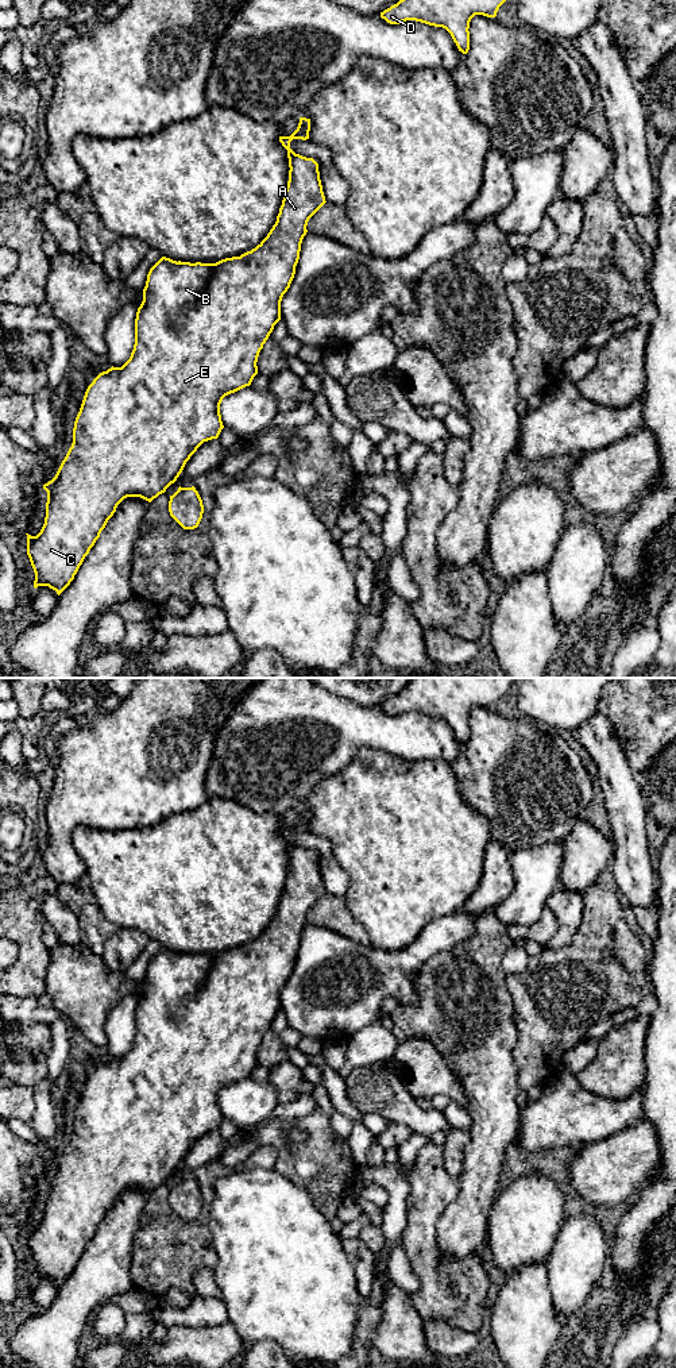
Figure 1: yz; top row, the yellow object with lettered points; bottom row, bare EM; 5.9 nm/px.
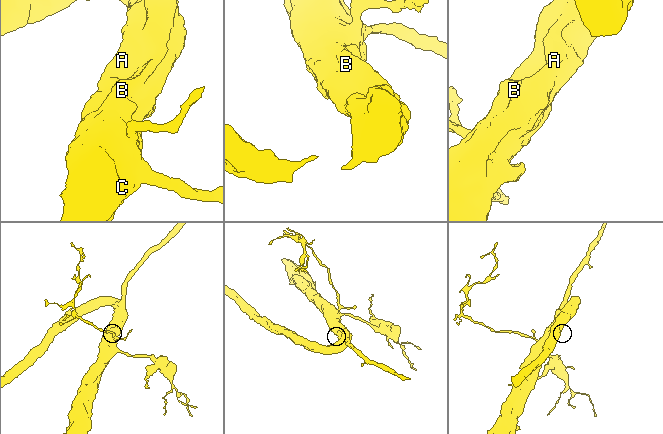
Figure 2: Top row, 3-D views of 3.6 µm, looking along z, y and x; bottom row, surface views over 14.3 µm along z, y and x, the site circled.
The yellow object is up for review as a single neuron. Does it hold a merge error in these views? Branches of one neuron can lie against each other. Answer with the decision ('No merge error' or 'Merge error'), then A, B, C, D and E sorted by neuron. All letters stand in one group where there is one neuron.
No merge error. Groups: A B C D E

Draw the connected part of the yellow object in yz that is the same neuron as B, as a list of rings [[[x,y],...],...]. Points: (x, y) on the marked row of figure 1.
[[[300,117],[297,130],[290,136],[279,136],[279,142],[287,150],[289,158],[289,181],[285,190],[285,197],[277,216],[277,221],[267,234],[267,236],[251,251],[240,257],[221,259],[216,263],[190,263],[173,261],[162,257],[148,271],[146,286],[143,289],[143,301],[136,312],[135,319],[135,344],[130,359],[121,367],[111,367],[100,373],[93,382],[88,386],[80,412],[74,421],[73,443],[65,459],[62,461],[55,477],[43,485],[47,492],[46,517],[40,532],[36,536],[27,535],[27,555],[35,573],[34,587],[49,586],[59,596],[74,579],[80,566],[96,540],[100,537],[101,531],[105,528],[108,520],[116,512],[117,505],[127,497],[140,497],[148,502],[165,493],[166,489],[177,481],[182,473],[186,462],[197,451],[197,448],[208,440],[217,439],[224,428],[220,415],[220,404],[223,398],[235,393],[246,386],[250,386],[254,377],[258,374],[258,357],[263,344],[274,330],[274,325],[281,320],[281,301],[283,294],[290,288],[295,274],[295,266],[300,259],[301,243],[306,235],[309,219],[327,203],[320,180],[318,163],[313,158],[306,158],[295,154],[290,149],[293,139],[309,139],[310,119]]]

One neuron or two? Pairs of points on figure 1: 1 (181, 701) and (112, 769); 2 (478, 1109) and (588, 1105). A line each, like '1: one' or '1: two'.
1: one
2: two

